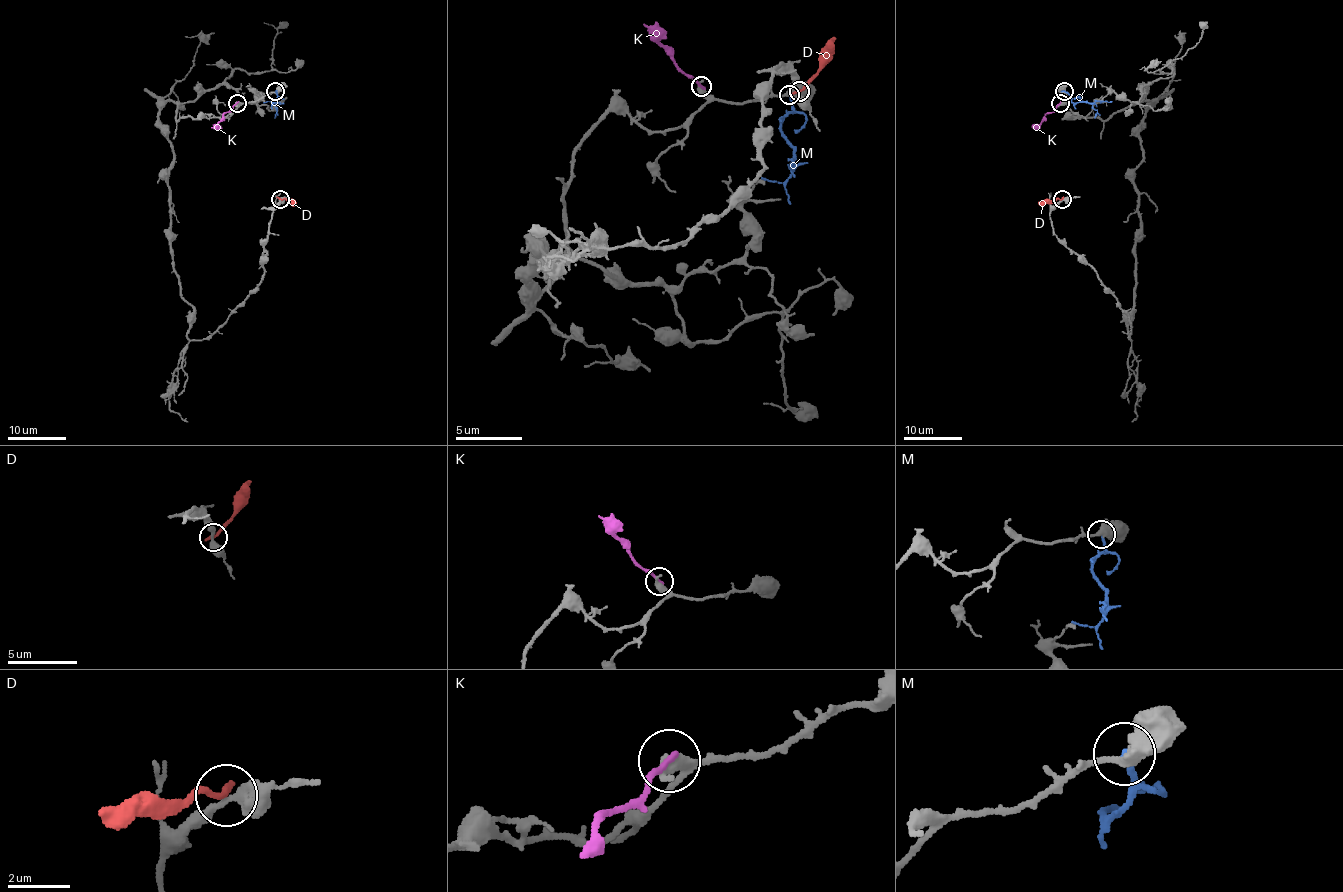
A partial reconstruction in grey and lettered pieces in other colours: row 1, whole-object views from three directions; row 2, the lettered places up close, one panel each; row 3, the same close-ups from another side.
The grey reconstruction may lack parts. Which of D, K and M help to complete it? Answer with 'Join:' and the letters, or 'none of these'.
Join: none of these

